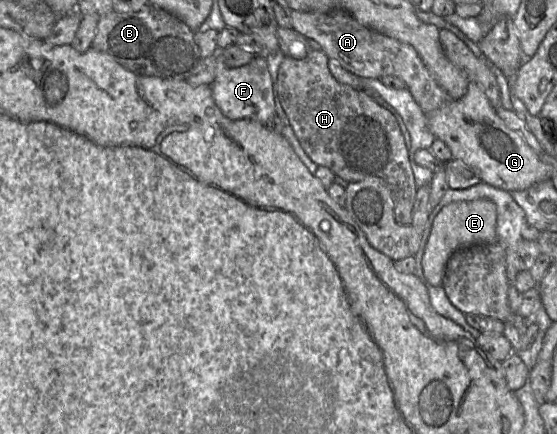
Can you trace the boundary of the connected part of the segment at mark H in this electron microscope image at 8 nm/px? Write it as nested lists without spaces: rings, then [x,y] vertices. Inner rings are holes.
[[[311,50],[303,59],[284,57],[277,76],[278,98],[301,147],[318,166],[329,168],[346,182],[378,179],[390,192],[398,223],[412,222],[417,186],[409,152],[400,126],[392,112],[380,106],[364,90],[340,83],[330,73],[329,58],[321,50]]]

